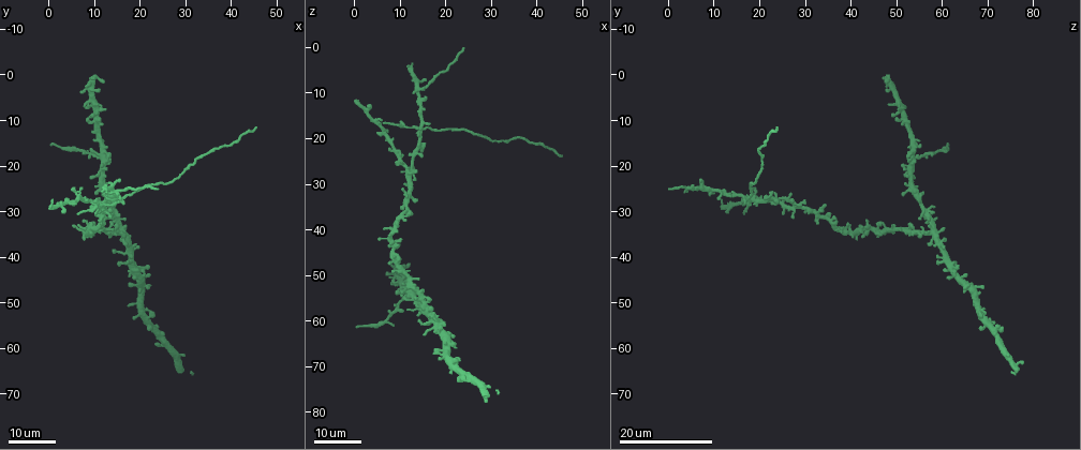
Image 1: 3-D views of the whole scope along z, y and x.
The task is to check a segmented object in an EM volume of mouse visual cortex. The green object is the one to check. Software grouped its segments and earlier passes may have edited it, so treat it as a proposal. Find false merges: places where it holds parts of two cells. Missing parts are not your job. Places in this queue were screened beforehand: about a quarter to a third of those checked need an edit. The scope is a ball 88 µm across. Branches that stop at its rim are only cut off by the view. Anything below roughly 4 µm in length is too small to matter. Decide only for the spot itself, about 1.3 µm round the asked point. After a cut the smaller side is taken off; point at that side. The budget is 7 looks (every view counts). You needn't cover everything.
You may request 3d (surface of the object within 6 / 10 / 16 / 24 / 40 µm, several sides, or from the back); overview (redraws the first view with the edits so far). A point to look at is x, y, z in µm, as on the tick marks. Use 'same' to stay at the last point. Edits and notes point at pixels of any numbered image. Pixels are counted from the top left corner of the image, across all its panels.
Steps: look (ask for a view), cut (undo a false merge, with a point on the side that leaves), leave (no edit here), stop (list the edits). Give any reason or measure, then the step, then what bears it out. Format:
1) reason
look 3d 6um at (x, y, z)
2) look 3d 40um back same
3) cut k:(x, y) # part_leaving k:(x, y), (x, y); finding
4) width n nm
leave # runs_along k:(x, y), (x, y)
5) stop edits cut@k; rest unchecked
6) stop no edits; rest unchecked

a fork
look 3d 24um at (11.5, 18.0, 54.5)

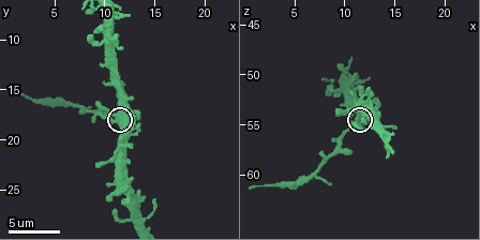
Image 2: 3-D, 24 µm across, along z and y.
look 3d 10um at (11.4, 18.2, 54.0)

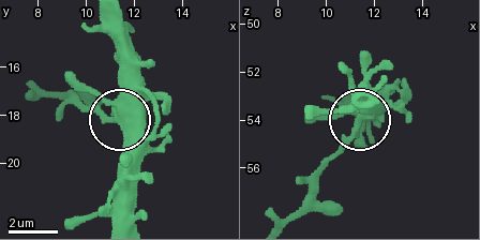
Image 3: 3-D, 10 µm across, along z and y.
arms 3
cut 3:(87, 108) # part_leaving 3:(114, 116), (40, 93); two cells meet here

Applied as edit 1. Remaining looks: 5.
looks like a crossing
look 3d 24um at (15.0, 28.0, 17.5)

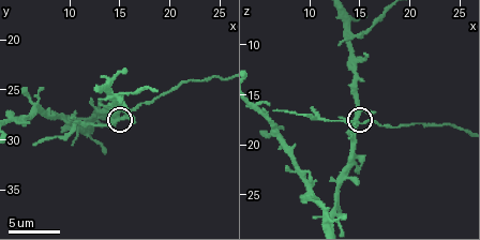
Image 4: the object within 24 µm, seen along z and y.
look 3d 6um at (14.8, 27.8, 18.0)

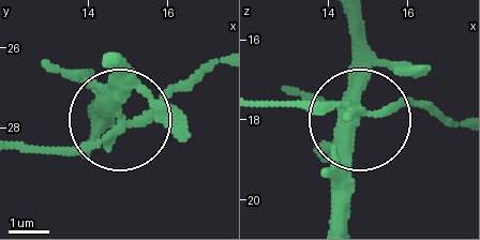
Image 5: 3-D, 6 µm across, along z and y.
arms 5
cut 5:(410, 104) # a second cell is stuck on

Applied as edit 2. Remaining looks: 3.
look overview

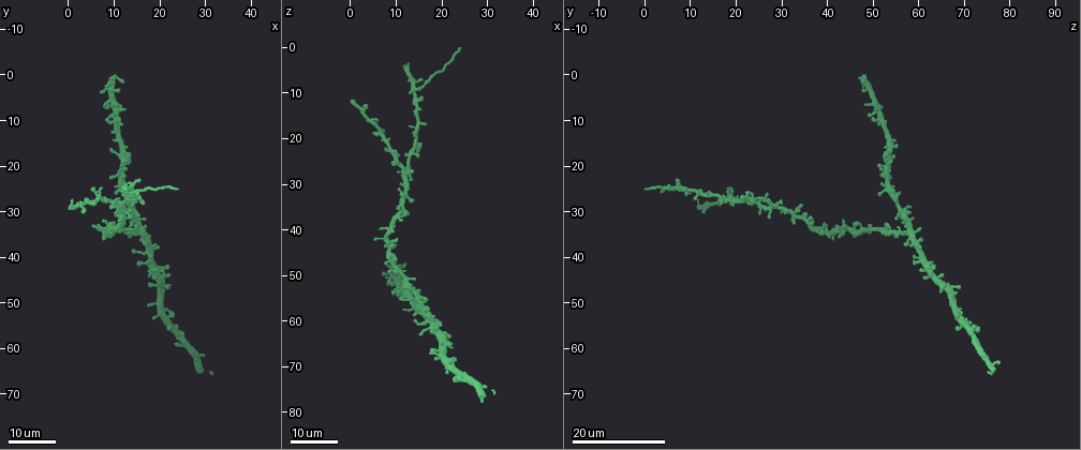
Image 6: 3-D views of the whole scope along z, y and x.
looks like a crossing
look 3d 16um at (14.0, 25.5, 9.0)

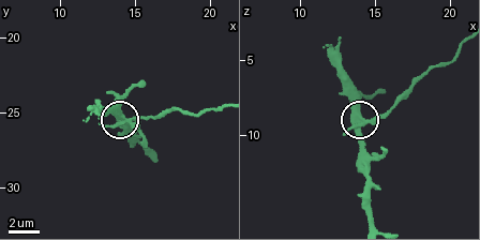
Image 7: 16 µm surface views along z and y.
look 3d 10um at (14.0, 25.4, 9.0)

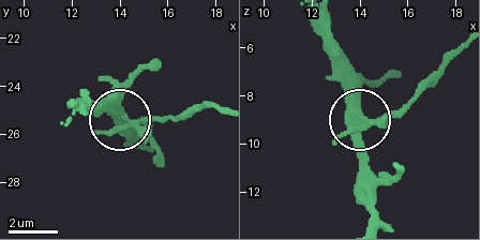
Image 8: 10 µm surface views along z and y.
width 340 nm
cut 8:(163, 117) # part_leaving 8:(133, 121), (216, 109); a second cell is stuck on

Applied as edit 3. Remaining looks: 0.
stop edits cut@3, cut@5, cut@8; rest unchecked

